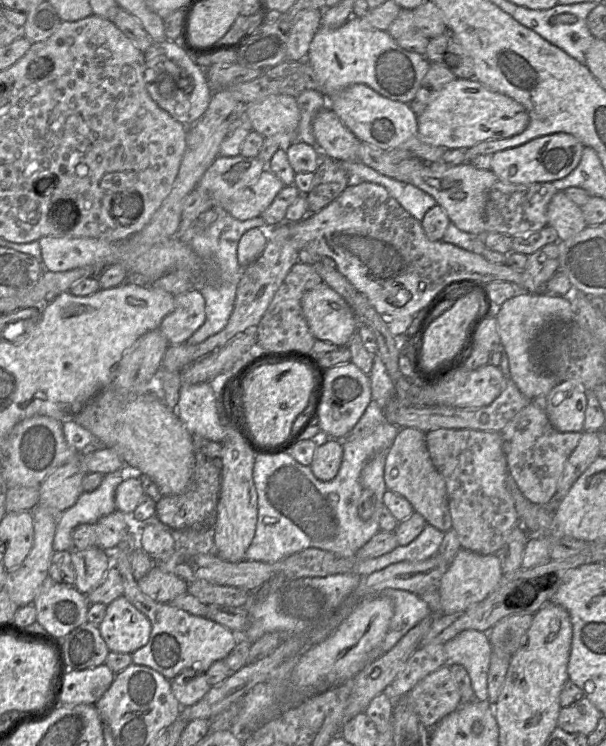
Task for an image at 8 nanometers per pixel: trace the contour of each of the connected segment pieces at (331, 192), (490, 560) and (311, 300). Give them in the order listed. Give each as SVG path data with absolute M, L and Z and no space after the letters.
M321 157L311 190L306 194L308 213L316 214L334 201L347 187L348 174L339 160Z
M460 549L440 581L441 615L463 611L484 600L498 586L503 575L500 559L496 555Z
M324 282L305 292L301 306L310 332L317 340L344 347L358 330L349 304Z

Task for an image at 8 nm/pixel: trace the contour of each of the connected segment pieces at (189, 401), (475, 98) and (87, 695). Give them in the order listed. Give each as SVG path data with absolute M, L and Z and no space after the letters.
M216 381L182 385L176 413L191 435L221 443L225 426L219 417Z
M455 79L430 95L426 109L417 117L418 138L425 144L448 149L468 149L481 142L509 138L529 124L525 107L493 91L476 79Z
M106 664L82 671L70 670L63 683L62 703L95 705L109 689L115 675Z

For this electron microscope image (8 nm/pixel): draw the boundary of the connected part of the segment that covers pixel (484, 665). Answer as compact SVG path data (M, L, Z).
M466 629L444 644L446 664L460 664L468 671L477 700L488 701L488 676L492 645L484 631Z

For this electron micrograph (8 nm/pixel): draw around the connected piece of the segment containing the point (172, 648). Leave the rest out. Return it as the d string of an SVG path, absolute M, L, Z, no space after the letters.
M130 523L129 531L124 535L112 554L112 564L119 570L124 587L123 596L142 612L151 623L150 637L146 645L131 654L132 664L152 668L166 679L176 679L178 675L194 677L204 674L216 661L223 660L235 648L239 637L225 626L207 617L194 616L172 606L170 603L155 602L139 589L131 569L131 555L138 547L138 532L142 525Z

